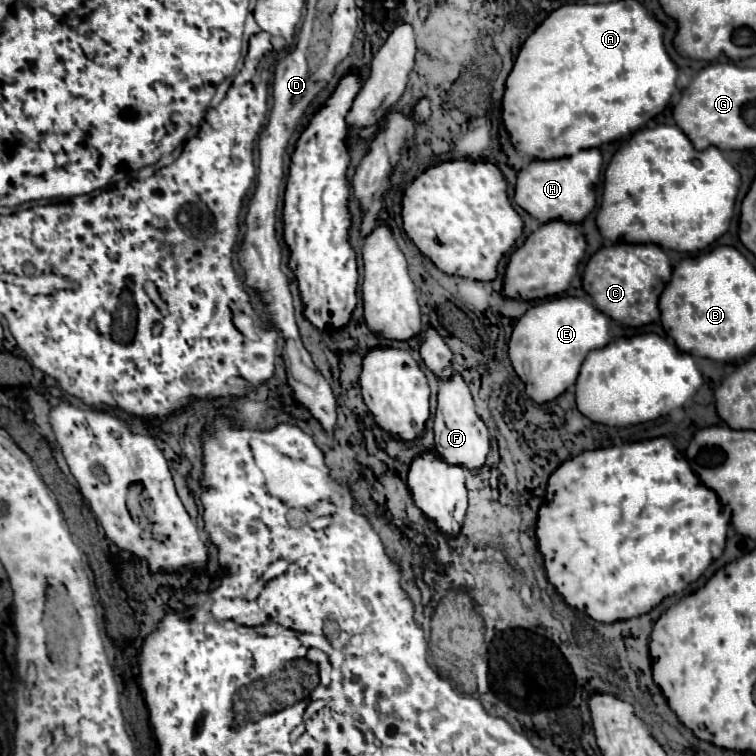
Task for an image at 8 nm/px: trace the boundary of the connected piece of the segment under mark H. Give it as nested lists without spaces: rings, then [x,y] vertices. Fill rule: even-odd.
[[[585,149],[577,155],[551,161],[531,161],[527,169],[517,173],[515,203],[541,225],[549,221],[581,223],[595,207],[595,183],[601,173],[599,149]]]

